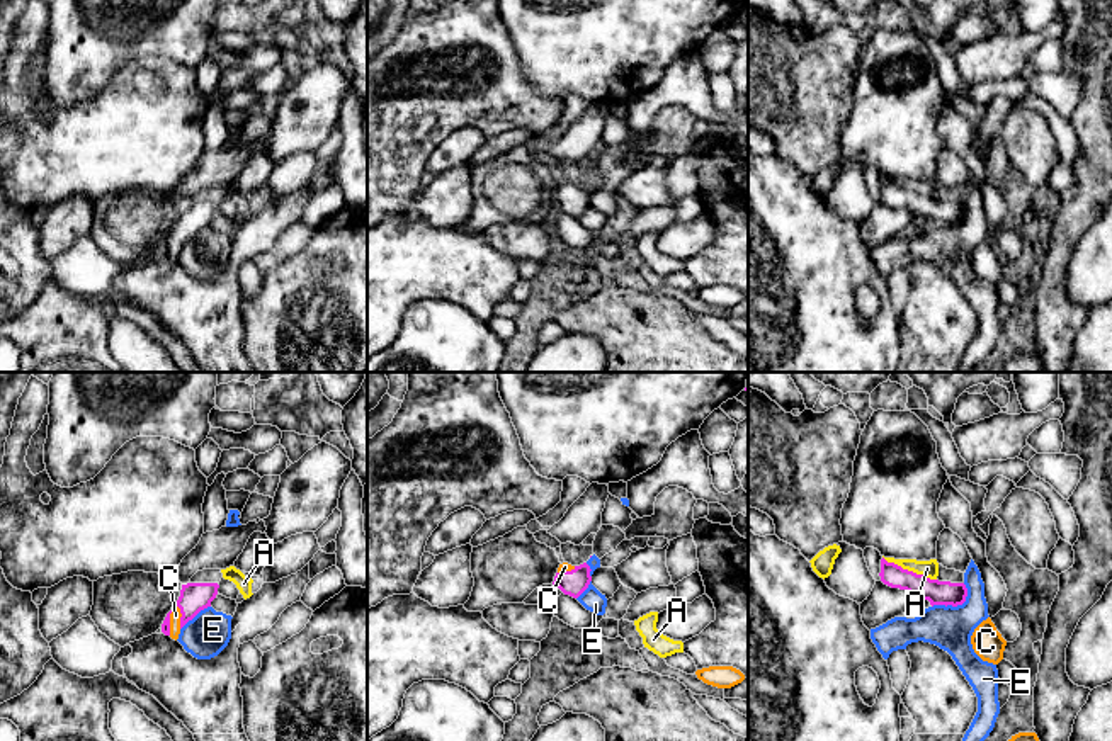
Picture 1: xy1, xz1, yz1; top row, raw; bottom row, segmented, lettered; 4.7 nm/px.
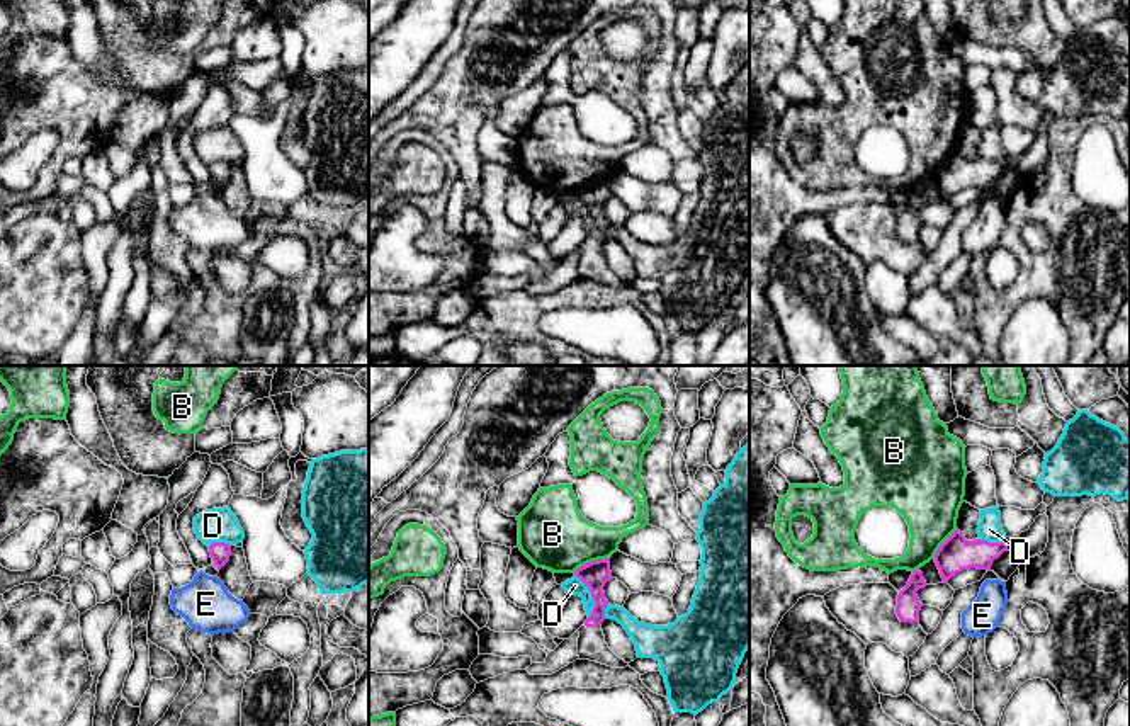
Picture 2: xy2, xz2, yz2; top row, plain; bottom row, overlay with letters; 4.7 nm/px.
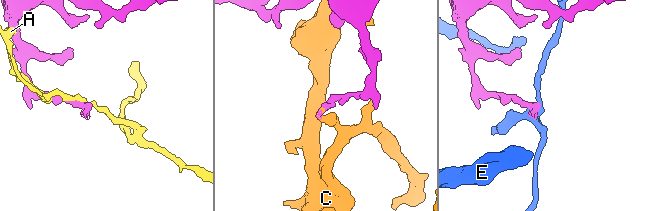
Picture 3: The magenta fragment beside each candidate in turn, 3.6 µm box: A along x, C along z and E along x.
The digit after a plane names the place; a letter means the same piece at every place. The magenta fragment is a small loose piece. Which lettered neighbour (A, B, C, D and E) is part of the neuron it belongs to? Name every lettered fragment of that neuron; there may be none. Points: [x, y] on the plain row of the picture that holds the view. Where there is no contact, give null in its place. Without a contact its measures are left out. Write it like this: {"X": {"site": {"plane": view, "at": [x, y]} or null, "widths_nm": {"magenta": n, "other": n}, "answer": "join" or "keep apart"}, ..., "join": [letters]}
{"A": {"site": {"plane": "yz1", "at": [910, 191]}, "widths_nm": {"magenta": 110, "other": 80}, "answer": "keep apart"}, "B": {"site": {"plane": "xz2", "at": [592, 181]}, "widths_nm": {"magenta": 120, "other": 320}, "answer": "keep apart"}, "C": {"site": {"plane": "xy1", "at": [169, 240]}, "widths_nm": {"magenta": 140, "other": 50}, "answer": "join"}, "D": {"site": {"plane": "xz2", "at": [592, 215]}, "widths_nm": {"magenta": 120, "other": 80}, "answer": "keep apart"}, "E": {"site": {"plane": "yz1", "at": [956, 225]}, "widths_nm": {"magenta": 110, "other": 200}, "answer": "keep apart"}, "join": ["C"]}

